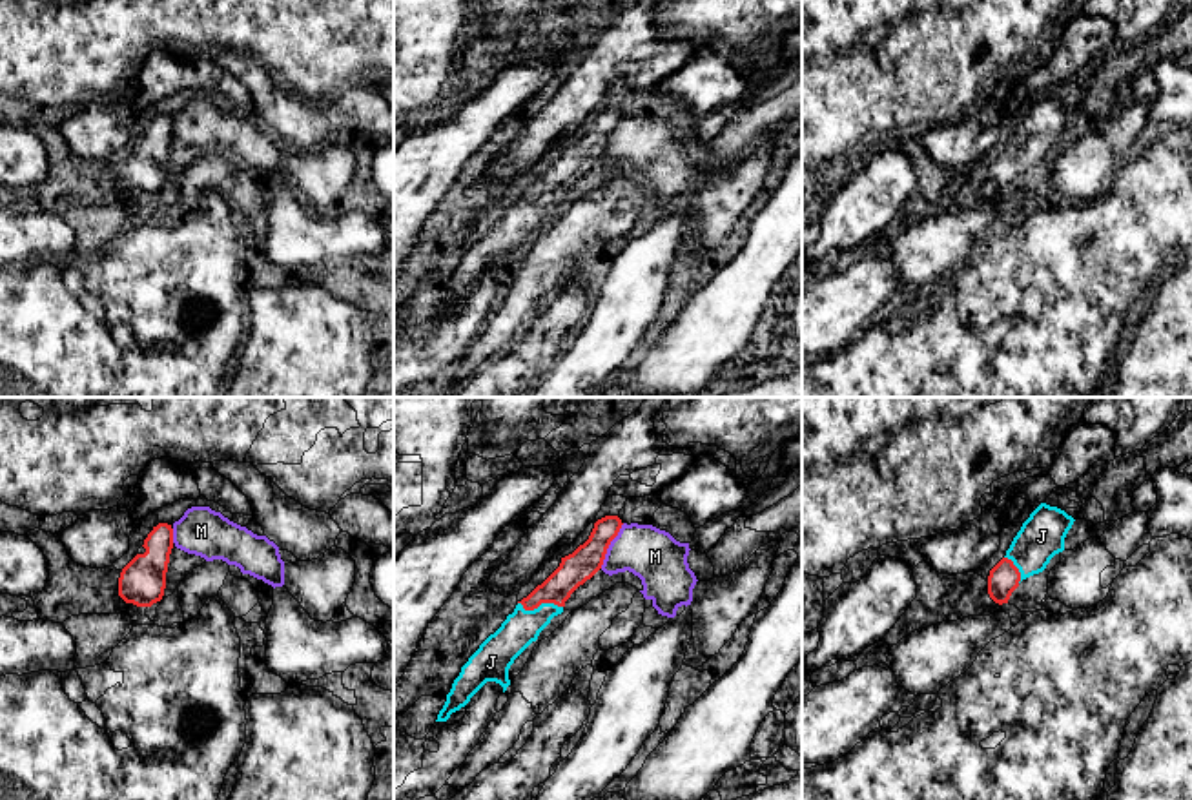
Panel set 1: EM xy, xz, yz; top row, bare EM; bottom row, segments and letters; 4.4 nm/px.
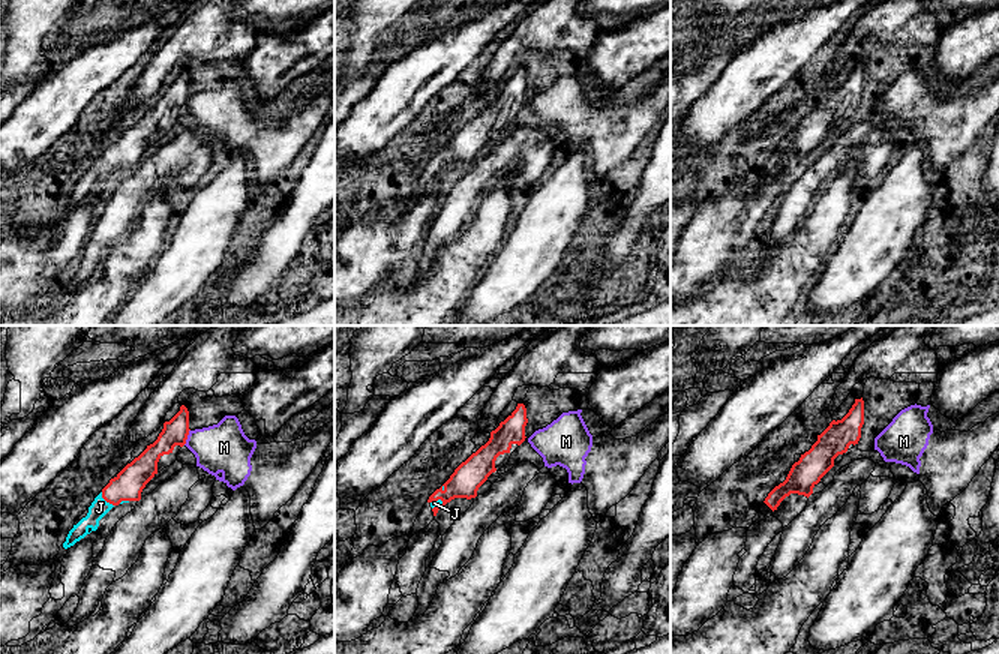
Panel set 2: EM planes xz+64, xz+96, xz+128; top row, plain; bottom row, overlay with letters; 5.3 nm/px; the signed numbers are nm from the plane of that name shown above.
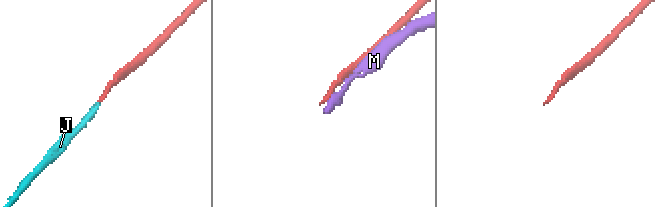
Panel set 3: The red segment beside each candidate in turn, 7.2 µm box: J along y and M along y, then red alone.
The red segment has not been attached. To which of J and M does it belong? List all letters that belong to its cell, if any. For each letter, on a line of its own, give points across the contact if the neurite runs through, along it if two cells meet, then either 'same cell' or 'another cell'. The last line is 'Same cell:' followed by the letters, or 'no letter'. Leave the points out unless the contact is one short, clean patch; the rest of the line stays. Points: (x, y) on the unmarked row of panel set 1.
J: runs through xz (575, 161), (540, 195), (522, 219); same cell
M: another cell
Same cell: J

